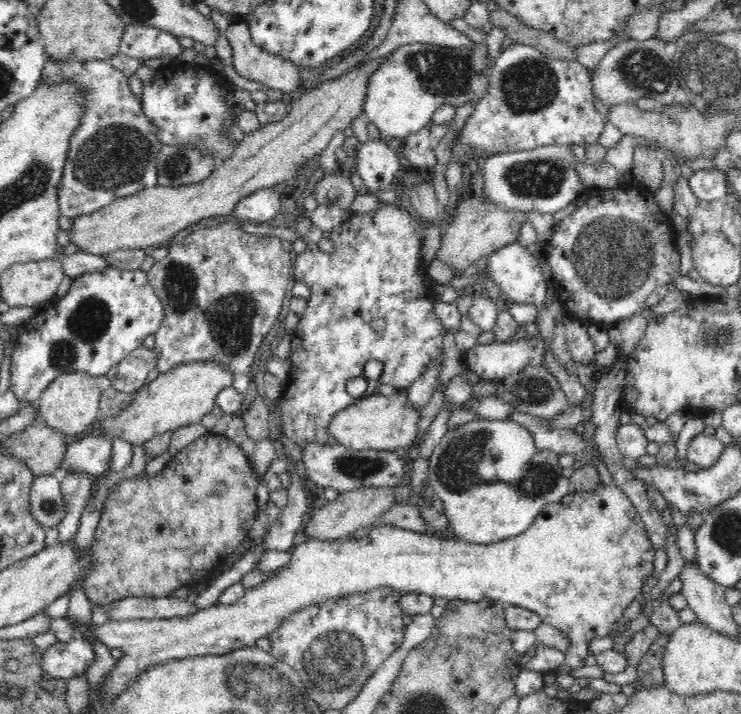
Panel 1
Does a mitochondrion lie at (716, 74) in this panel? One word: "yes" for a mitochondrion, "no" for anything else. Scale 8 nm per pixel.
yes

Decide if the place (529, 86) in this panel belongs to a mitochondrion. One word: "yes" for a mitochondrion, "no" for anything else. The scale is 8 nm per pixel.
yes

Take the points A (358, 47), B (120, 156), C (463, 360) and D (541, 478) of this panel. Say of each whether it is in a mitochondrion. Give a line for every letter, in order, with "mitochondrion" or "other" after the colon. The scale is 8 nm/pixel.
A: other
B: mitochondrion
C: other
D: mitochondrion

